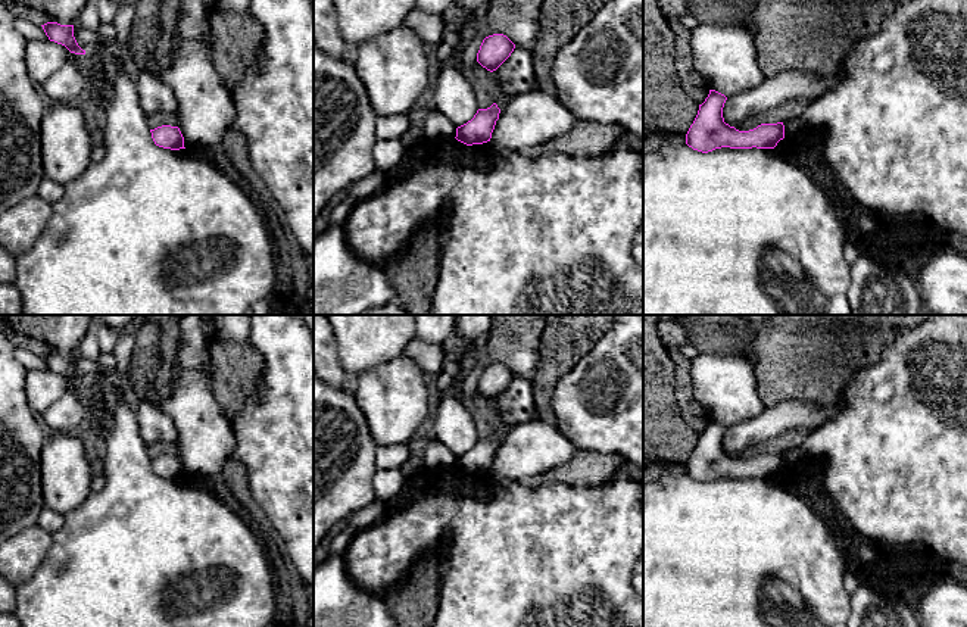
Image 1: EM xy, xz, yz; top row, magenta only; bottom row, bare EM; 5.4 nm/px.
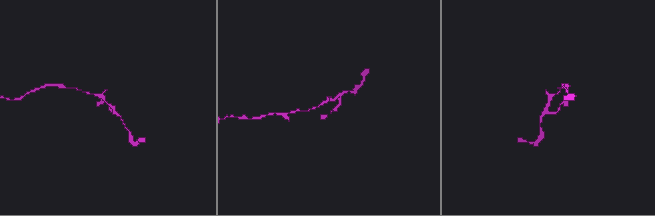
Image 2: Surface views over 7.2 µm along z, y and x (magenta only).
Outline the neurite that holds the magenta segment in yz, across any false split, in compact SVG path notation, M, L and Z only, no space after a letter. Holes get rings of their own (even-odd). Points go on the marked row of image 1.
M709 90L699 104L698 115L686 134L686 144L693 150L708 153L715 149L774 149L784 138L783 122L761 124L749 131L739 131L724 122L723 107L727 97Z

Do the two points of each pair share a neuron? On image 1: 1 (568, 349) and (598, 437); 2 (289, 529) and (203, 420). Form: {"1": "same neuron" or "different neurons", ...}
{"1": "different neurons", "2": "different neurons"}

